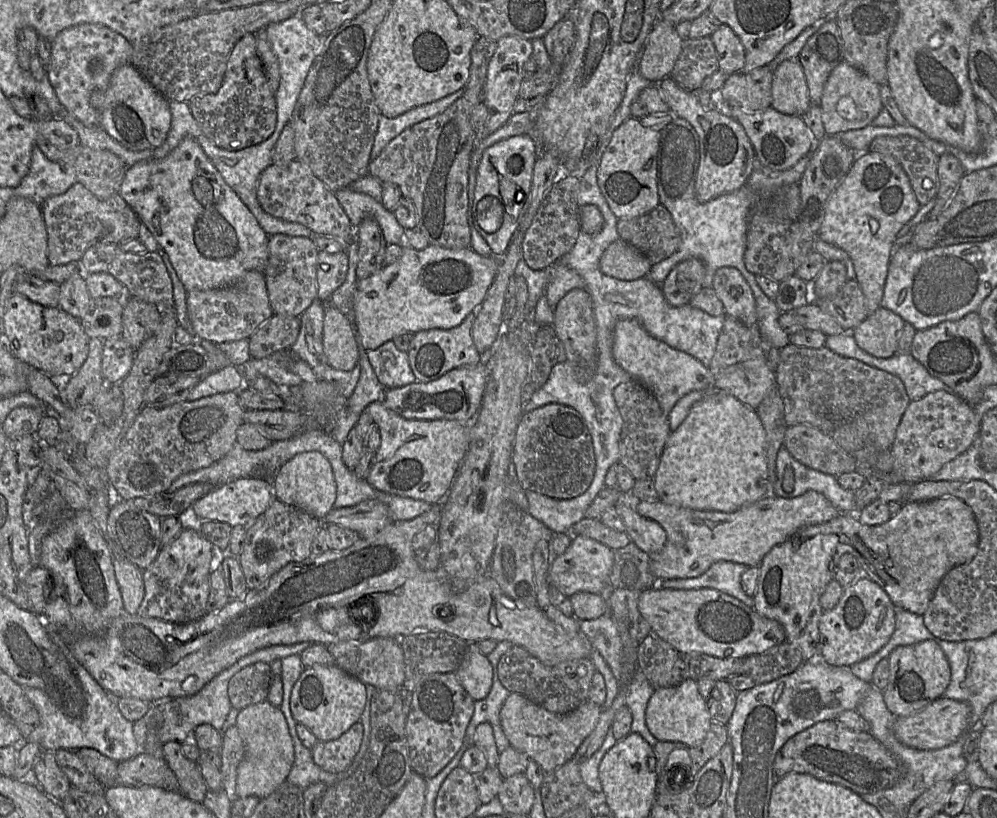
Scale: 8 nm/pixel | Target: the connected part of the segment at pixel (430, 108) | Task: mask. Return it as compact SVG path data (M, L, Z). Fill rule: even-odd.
M463 87L440 100L412 108L396 118L388 118L380 114L378 130L371 151L371 160L375 159L383 148L405 129L444 112L465 91L466 87Z

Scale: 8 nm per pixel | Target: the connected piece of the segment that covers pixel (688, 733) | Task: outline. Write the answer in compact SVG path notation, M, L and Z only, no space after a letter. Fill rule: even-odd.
M685 679L674 687L655 688L646 707L645 720L647 728L658 741L680 742L689 747L702 744L713 721L707 700L701 696L697 681L692 679Z

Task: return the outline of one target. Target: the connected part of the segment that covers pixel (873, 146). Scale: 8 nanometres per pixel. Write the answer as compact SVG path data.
M907 135L879 136L872 140L868 150L888 155L901 165L921 206L936 197L940 157L919 140Z

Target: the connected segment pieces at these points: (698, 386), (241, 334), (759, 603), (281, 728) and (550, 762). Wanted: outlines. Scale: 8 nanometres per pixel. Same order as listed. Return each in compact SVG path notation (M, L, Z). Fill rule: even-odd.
M623 319L617 322L612 354L621 368L653 393L667 416L677 401L689 392L697 390L711 393L716 390L715 376L708 367L695 357L653 337L635 319Z
M255 270L248 271L227 287L187 292L186 306L195 337L216 344L249 339L274 314L269 302L264 272Z
M943 496L929 501L919 502L904 502L901 509L890 517L890 519L880 525L871 526L862 523L858 520L857 516L853 513L840 513L834 519L817 525L810 525L801 528L790 538L785 540L783 543L774 546L762 559L759 564L759 577L757 580L757 587L754 599L755 611L761 616L768 619L773 619L779 622L786 634L786 641L801 651L804 661L814 661L819 658L819 622L823 615L824 610L820 605L820 597L826 590L827 585L834 579L833 569L838 568L838 561L840 557L849 553L853 555L859 563L859 571L866 577L877 583L889 596L892 603L896 608L902 608L912 613L923 615L932 600L934 593L941 582L942 578L954 567L969 563L977 553L979 544L979 529L975 518L975 515L963 500L954 496Z
M264 700L241 709L235 725L245 748L237 770L237 795L266 798L286 781L294 763L294 744L285 716L279 707Z
M510 693L500 711L500 722L510 746L526 754L530 760L540 765L544 773L547 774L572 759L578 747L596 727L601 711L601 707L586 700L578 708L567 714L555 714L533 703L521 694Z

